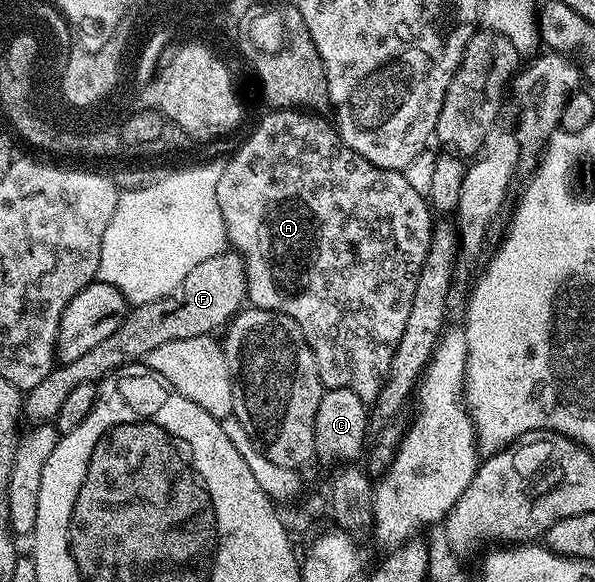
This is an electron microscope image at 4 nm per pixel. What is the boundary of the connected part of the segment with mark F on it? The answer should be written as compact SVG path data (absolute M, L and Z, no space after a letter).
M227 248L212 256L212 260L196 264L196 268L192 268L192 272L184 276L184 280L171 294L143 306L133 307L120 324L120 328L116 328L116 332L108 336L108 340L100 340L96 348L84 352L84 356L79 356L76 360L55 365L54 370L48 372L48 376L44 376L40 384L36 384L36 388L25 391L22 399L25 421L30 424L53 423L65 397L79 384L97 384L121 366L145 359L146 354L160 344L201 334L213 335L216 330L221 331L230 319L243 309L246 301L246 269L241 256L233 249Z

